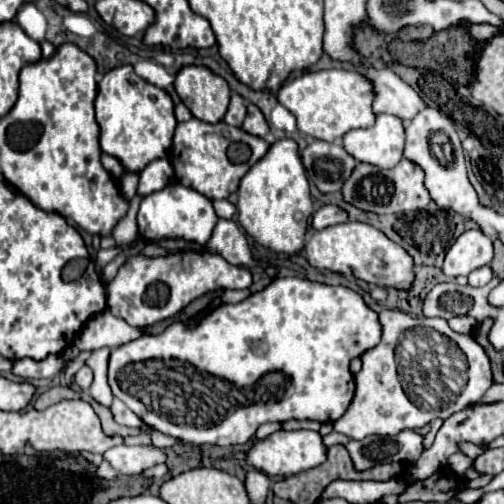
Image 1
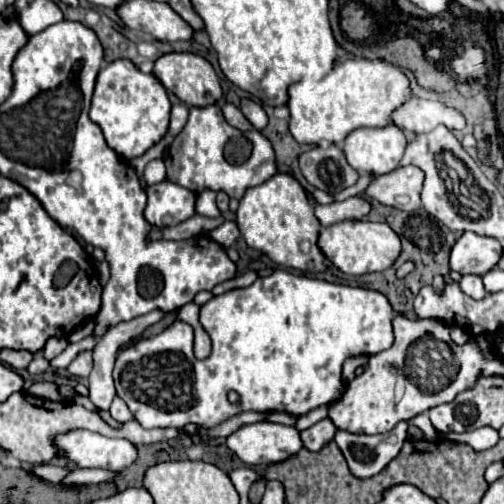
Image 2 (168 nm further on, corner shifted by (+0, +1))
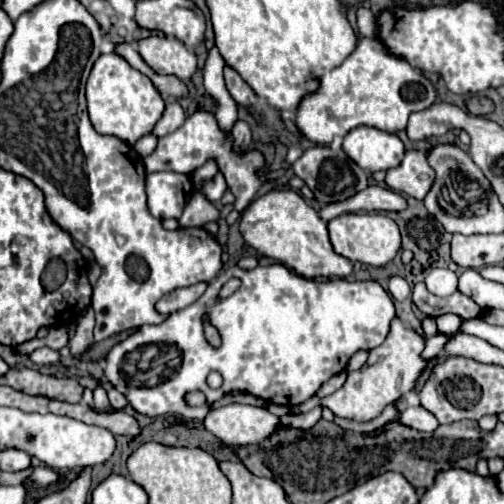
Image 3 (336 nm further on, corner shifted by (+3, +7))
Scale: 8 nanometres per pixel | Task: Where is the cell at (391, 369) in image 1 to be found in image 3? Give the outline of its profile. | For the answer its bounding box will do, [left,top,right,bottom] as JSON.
[291,318,428,422]

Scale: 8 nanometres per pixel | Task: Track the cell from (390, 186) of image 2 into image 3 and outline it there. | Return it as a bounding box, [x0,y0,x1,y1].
[384,150,434,200]

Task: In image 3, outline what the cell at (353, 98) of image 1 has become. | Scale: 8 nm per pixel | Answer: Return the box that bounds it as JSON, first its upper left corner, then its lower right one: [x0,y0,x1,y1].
[296,38,436,144]

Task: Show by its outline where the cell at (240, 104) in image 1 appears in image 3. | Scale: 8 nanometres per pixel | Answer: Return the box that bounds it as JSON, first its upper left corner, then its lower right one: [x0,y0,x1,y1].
[232,120,252,150]

